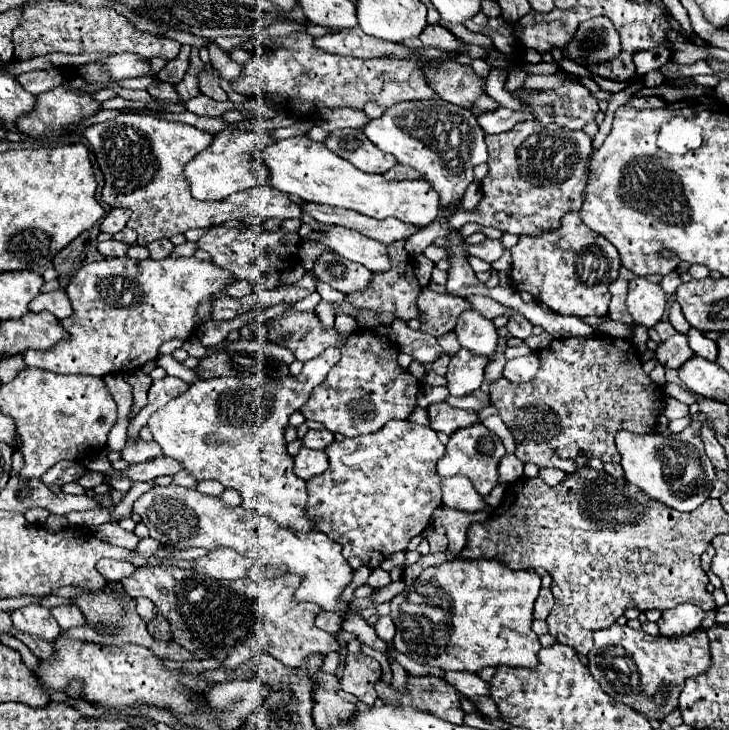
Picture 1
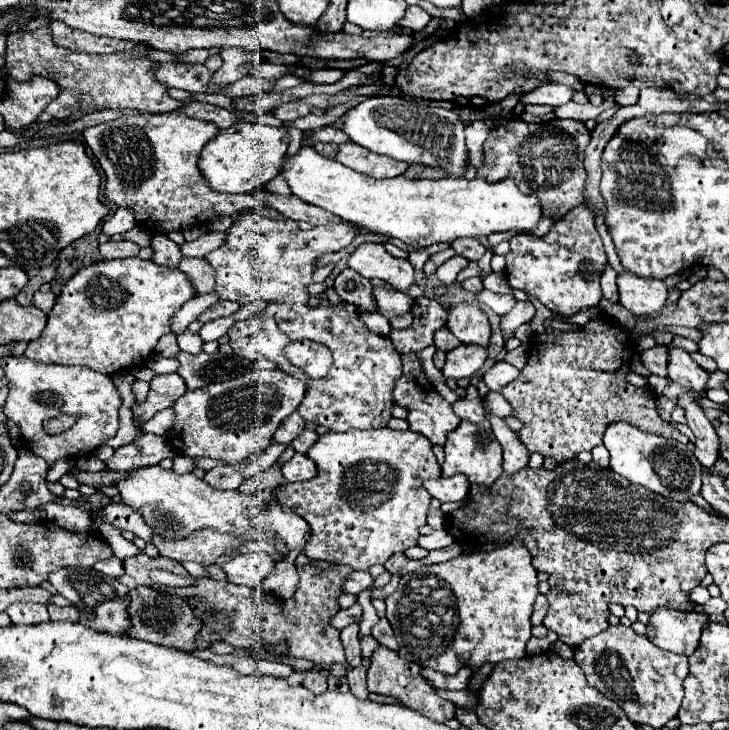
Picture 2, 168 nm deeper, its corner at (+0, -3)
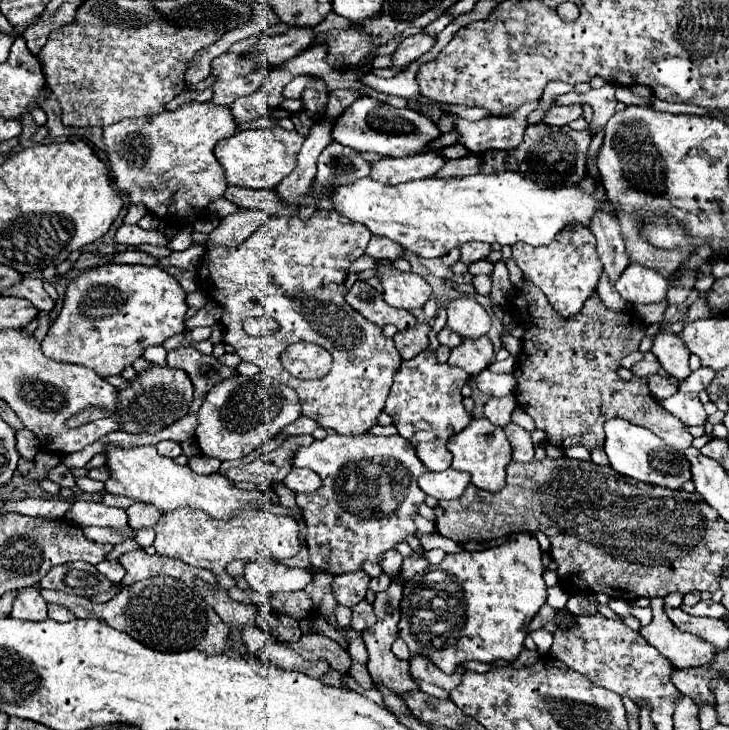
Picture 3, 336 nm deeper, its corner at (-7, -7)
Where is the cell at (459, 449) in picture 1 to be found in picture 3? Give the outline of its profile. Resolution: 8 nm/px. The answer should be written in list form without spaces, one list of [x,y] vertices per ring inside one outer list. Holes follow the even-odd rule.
[[[487,418],[471,420],[469,426],[453,434],[447,442],[449,452],[453,454],[453,468],[471,474],[471,482],[487,492],[497,492],[505,486],[505,466],[511,462],[511,446],[505,436],[505,430],[491,424]]]

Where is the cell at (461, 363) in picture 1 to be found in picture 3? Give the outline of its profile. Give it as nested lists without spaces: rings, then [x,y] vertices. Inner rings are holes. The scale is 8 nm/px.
[[[481,336],[481,338],[465,338],[457,348],[451,350],[449,362],[451,366],[459,366],[465,372],[469,372],[471,376],[475,376],[477,372],[485,370],[491,362],[493,362],[493,344],[489,340],[489,336]]]

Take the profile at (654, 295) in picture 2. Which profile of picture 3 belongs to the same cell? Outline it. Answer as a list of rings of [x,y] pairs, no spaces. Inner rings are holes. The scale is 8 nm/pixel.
[[[631,262],[615,280],[617,292],[633,306],[665,300],[667,280],[653,268]]]

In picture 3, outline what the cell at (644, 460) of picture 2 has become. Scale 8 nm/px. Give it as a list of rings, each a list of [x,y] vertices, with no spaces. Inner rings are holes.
[[[611,418],[605,422],[605,454],[609,458],[609,464],[613,470],[617,470],[623,476],[647,482],[647,484],[657,484],[665,488],[681,488],[683,482],[691,480],[689,476],[689,460],[671,446],[665,446],[653,432],[647,428],[635,426],[623,418]]]

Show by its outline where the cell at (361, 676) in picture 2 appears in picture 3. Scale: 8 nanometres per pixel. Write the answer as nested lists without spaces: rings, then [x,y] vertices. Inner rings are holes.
[[[353,662],[351,668],[349,668],[349,676],[351,676],[355,682],[359,682],[363,688],[373,688],[373,686],[371,686],[371,676],[369,676],[365,664]]]

